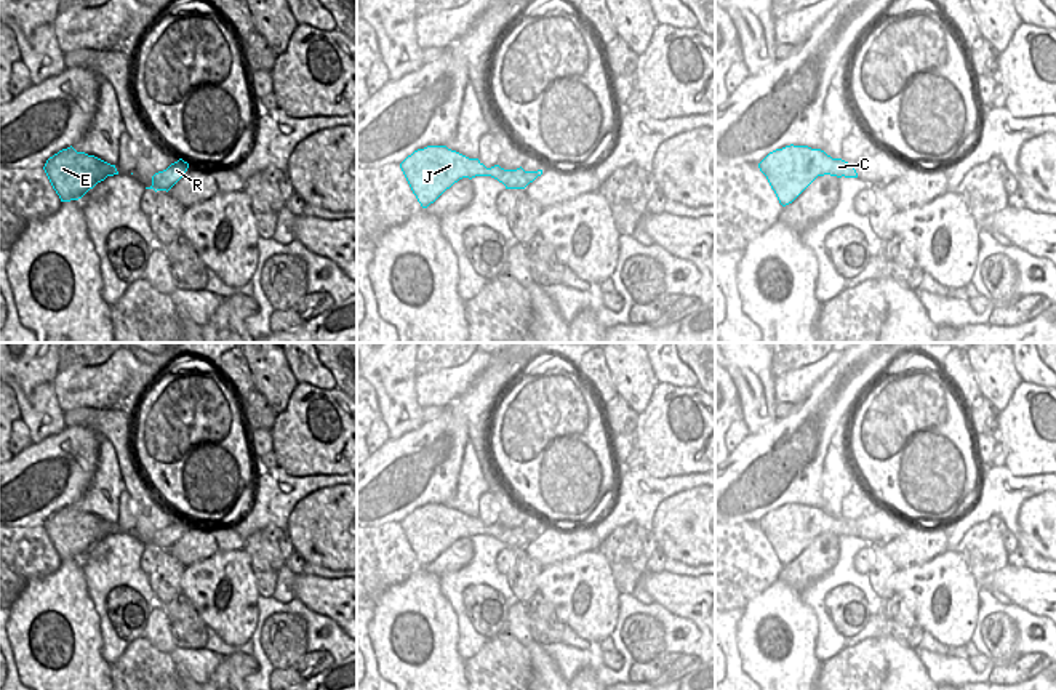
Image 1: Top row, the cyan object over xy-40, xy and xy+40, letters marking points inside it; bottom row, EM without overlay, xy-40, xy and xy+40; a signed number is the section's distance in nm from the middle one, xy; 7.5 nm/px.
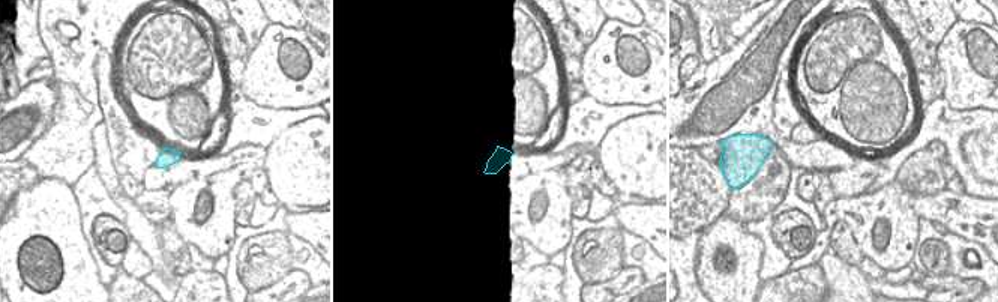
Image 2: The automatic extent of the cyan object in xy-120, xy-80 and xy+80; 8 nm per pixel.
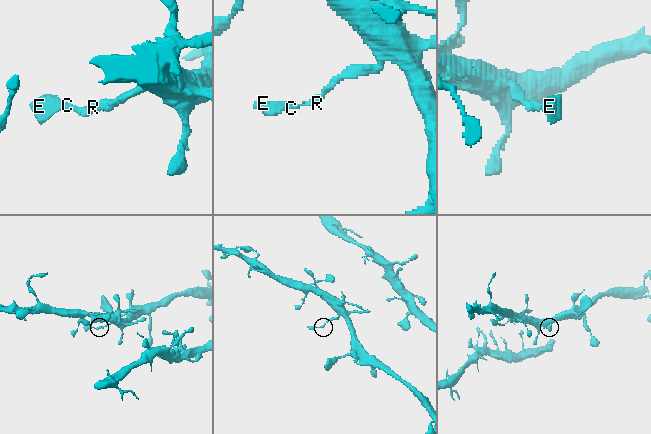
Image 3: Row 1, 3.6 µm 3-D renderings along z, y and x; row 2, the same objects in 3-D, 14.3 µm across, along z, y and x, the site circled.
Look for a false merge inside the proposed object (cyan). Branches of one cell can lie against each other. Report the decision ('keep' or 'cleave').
keep

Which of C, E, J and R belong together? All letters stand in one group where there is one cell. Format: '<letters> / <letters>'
C E J R

